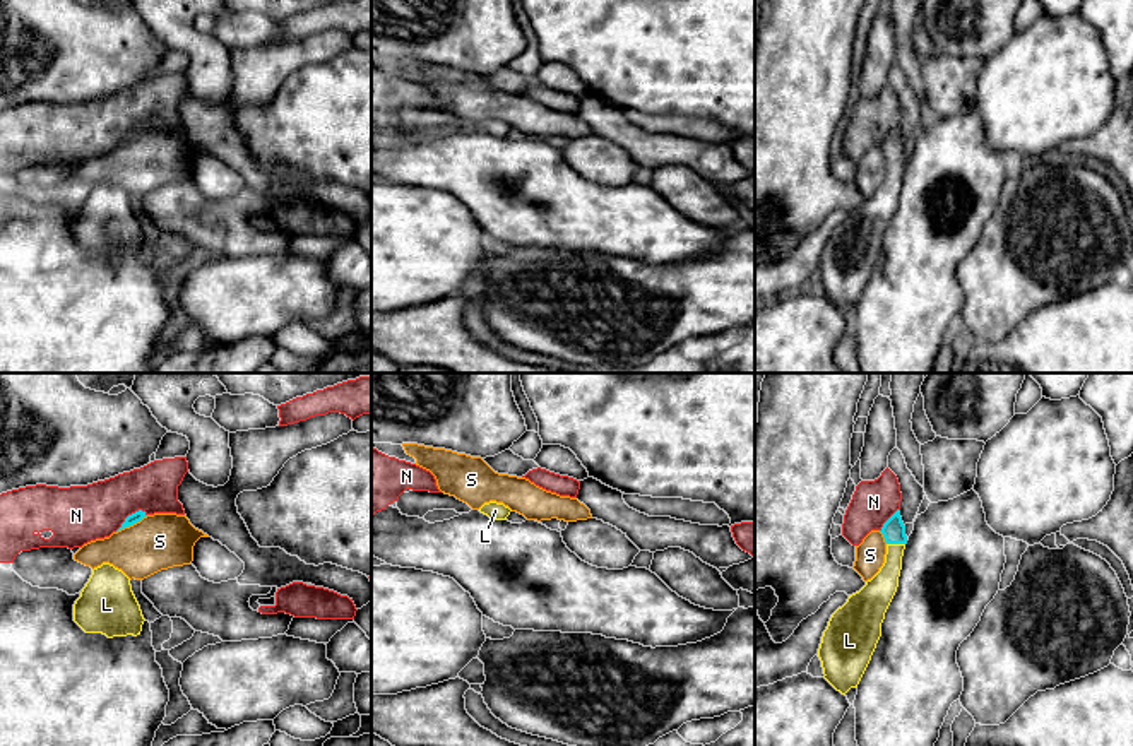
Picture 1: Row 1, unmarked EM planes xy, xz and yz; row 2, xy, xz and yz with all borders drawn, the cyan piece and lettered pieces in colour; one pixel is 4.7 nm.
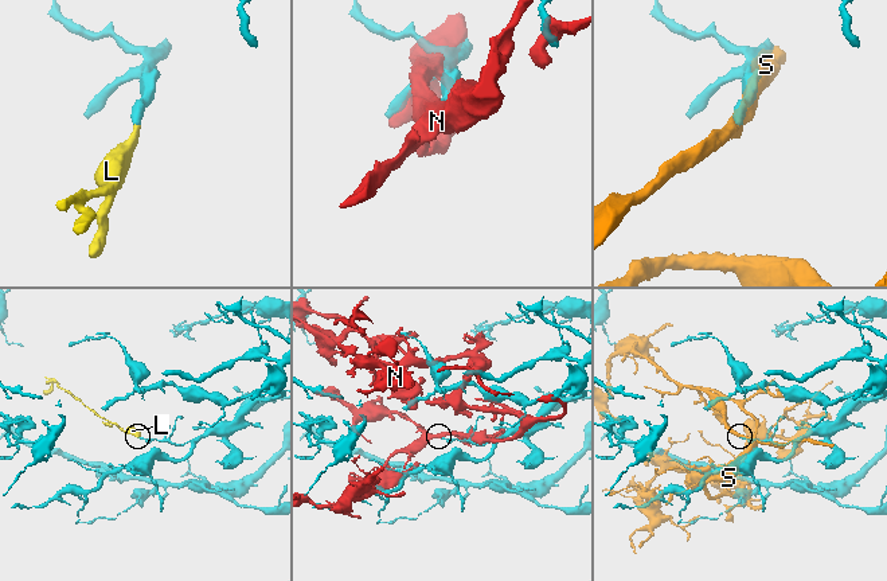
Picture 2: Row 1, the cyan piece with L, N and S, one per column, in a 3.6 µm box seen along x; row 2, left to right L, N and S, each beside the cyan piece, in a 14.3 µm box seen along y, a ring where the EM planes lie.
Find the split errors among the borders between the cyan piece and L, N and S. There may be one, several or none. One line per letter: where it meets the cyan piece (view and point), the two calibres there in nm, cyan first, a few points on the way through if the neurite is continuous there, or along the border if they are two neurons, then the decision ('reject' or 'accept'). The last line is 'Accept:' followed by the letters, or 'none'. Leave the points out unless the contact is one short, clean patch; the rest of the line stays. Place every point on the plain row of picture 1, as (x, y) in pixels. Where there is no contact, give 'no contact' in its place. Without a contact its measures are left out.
L: yz (895, 159) | 110/140 nm | across yz (894, 148), (895, 159), (894, 180), (878, 209) | accept
N: xy (129, 132) | 50/280 nm | reject
S: xy (132, 141) | 50/260 nm | reject
Accept: L

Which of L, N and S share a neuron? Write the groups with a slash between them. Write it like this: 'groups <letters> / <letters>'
groups L / N / S

